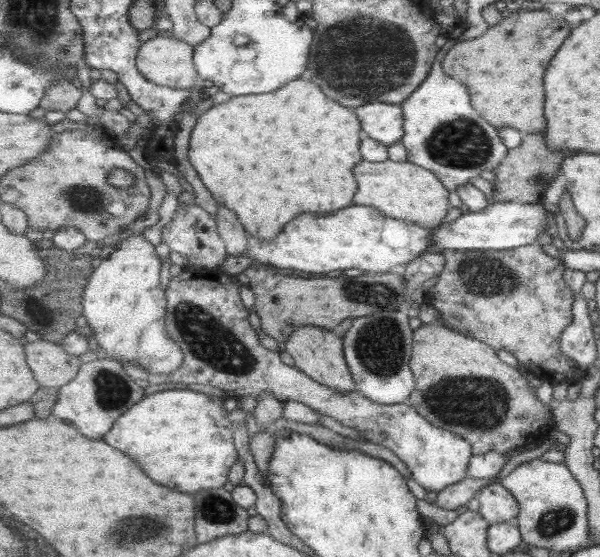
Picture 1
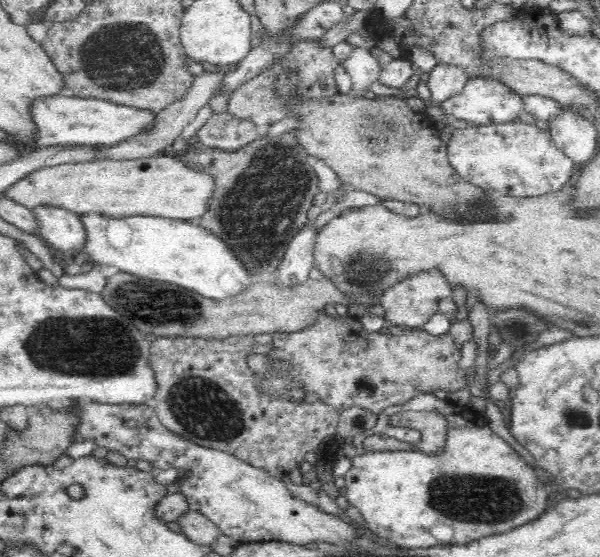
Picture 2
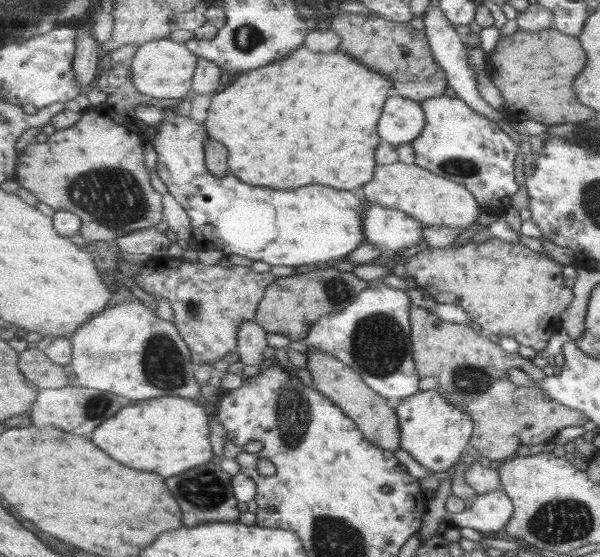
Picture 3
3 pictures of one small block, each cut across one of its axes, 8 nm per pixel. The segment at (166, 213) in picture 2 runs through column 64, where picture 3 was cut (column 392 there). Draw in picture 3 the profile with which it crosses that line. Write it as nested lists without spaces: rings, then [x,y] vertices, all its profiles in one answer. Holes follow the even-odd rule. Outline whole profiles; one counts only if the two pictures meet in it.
[[[417,163],[378,165],[373,180],[365,184],[360,193],[371,203],[405,212],[426,226],[467,229],[483,211],[476,196],[467,187],[438,176]]]

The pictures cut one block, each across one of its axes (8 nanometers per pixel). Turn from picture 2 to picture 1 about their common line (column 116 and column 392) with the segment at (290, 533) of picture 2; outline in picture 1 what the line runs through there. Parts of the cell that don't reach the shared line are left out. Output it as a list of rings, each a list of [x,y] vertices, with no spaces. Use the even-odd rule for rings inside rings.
[[[187,268],[175,278],[171,278],[166,289],[168,296],[168,315],[166,324],[168,333],[177,341],[183,352],[183,364],[173,372],[166,375],[156,375],[139,365],[126,362],[124,367],[144,389],[147,386],[157,386],[165,382],[183,382],[183,384],[209,384],[227,393],[230,397],[253,396],[257,400],[264,392],[273,392],[275,398],[281,402],[302,402],[326,417],[331,417],[340,424],[356,429],[362,438],[369,442],[381,444],[390,449],[412,473],[412,478],[427,491],[438,493],[444,488],[457,484],[468,474],[470,460],[473,458],[472,444],[455,432],[439,428],[427,421],[420,412],[410,403],[379,404],[357,390],[351,392],[337,392],[334,388],[313,380],[296,366],[288,366],[281,360],[279,351],[273,351],[263,346],[259,340],[258,332],[249,322],[249,311],[239,295],[241,284],[235,275],[225,276],[220,271],[203,270],[202,268]]]

